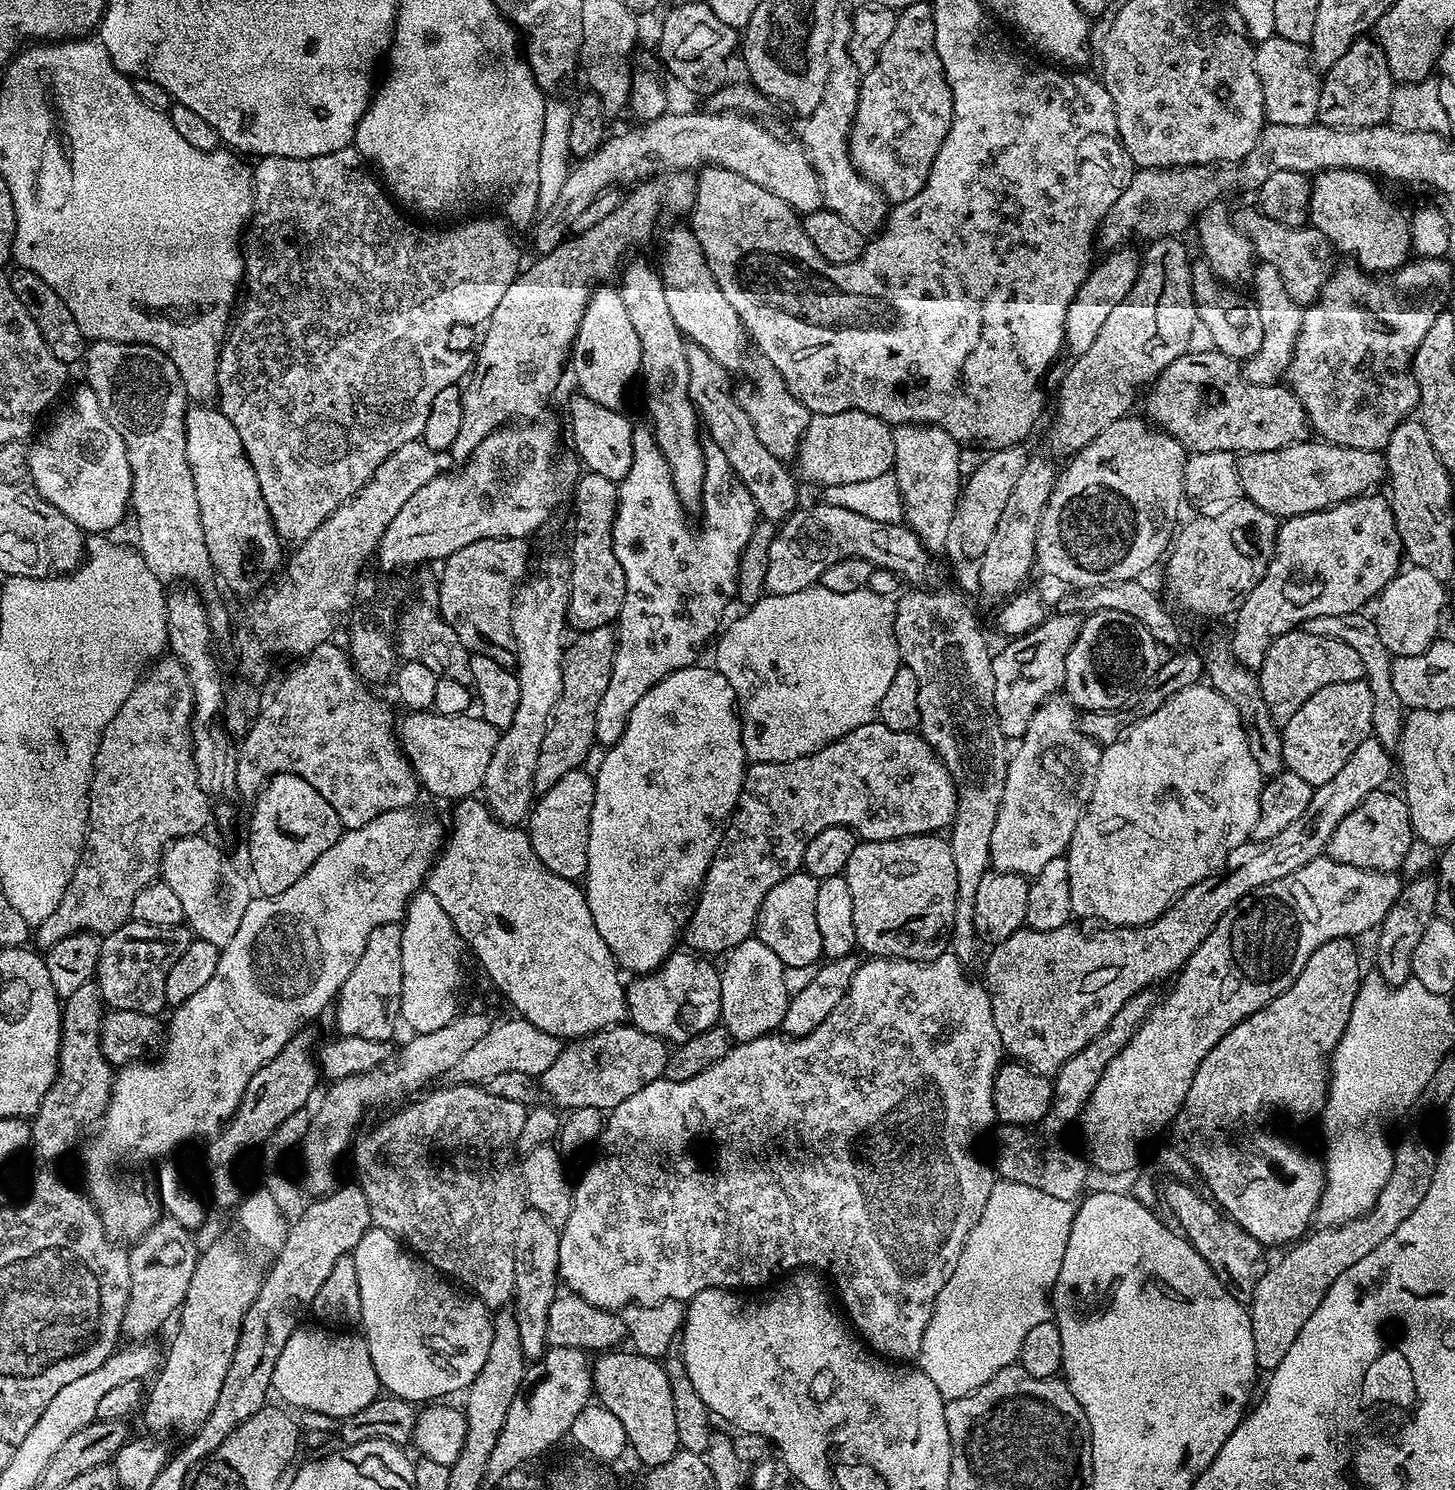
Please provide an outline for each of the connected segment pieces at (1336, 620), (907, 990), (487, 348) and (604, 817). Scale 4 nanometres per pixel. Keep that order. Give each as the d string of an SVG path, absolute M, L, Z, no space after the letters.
M1363 611L1350 614L1322 614L1318 618L1310 618L1302 625L1306 634L1322 634L1322 638L1334 638L1346 642L1362 657L1364 674L1372 691L1372 730L1375 739L1385 748L1392 750L1397 747L1400 731L1404 728L1406 709L1394 690L1394 682L1390 678L1393 657L1382 646L1382 638L1378 638L1378 626L1371 615L1364 616Z
M951 951L944 952L938 958L929 960L927 964L923 964L917 960L894 960L891 958L865 959L861 963L860 969L854 974L854 978L850 982L850 986L846 990L842 1002L838 1002L838 1006L834 1006L830 1018L826 1018L826 1022L822 1022L822 1026L818 1026L818 1030L810 1030L810 1034L795 1038L789 1038L783 1034L769 1034L737 1043L730 1050L730 1054L726 1054L726 1058L722 1058L722 1062L710 1066L710 1070L698 1074L698 1078L690 1078L690 1082L670 1082L663 1078L655 1080L654 1082L650 1082L650 1086L638 1090L638 1094L630 1094L630 1098L626 1098L626 1102L622 1102L617 1108L611 1109L606 1116L604 1131L598 1139L598 1147L600 1146L600 1149L597 1150L596 1157L585 1166L584 1173L580 1176L580 1181L575 1181L572 1189L570 1218L566 1218L566 1222L559 1229L558 1266L560 1267L560 1280L562 1281L563 1287L567 1291L578 1293L583 1300L599 1308L621 1310L627 1304L652 1305L661 1303L666 1299L687 1302L694 1299L699 1292L707 1288L752 1290L748 1288L756 1288L759 1284L769 1283L768 1285L771 1285L773 1283L772 1272L784 1274L789 1270L800 1270L805 1266L811 1266L813 1269L827 1274L830 1280L830 1275L832 1275L833 1281L831 1280L831 1283L834 1285L834 1288L834 1283L836 1283L837 1289L835 1288L835 1291L838 1293L839 1303L842 1305L847 1319L850 1321L853 1329L863 1337L873 1352L892 1362L915 1361L912 1359L915 1356L917 1359L921 1355L926 1326L930 1322L936 1301L939 1300L942 1294L942 1286L946 1286L950 1282L950 1278L958 1266L958 1254L962 1254L962 1248L964 1247L966 1238L971 1236L974 1226L982 1218L982 1210L986 1210L988 1199L990 1198L990 1190L994 1186L993 1169L989 1165L987 1168L976 1157L976 1139L988 1127L991 1129L998 1120L994 1104L995 1076L1002 1065L1002 1058L1000 1056L1003 1057L1005 1051L1002 1046L1002 1038L998 1038L998 1026L994 1026L994 1014L992 1013L992 1003L988 997L987 987L980 982L975 984L964 973L964 970L966 970L965 965Z
M688 170L665 172L637 183L629 192L632 193L629 196L627 193L620 205L606 214L606 218L602 218L602 222L598 222L590 230L565 238L557 248L536 258L540 260L534 261L529 268L527 265L517 275L516 281L506 286L506 294L502 294L498 306L494 306L494 314L486 321L483 329L485 332L482 332L482 339L474 352L475 364L468 376L468 385L465 383L462 388L462 427L458 429L458 438L454 438L454 446L450 449L450 456L460 460L456 462L467 461L472 451L492 432L511 425L517 418L528 418L531 417L528 416L531 412L543 410L544 403L559 386L564 372L566 376L572 343L576 340L580 323L586 314L588 299L594 289L611 281L608 279L612 275L613 279L621 271L629 255L627 252L635 244L651 238L652 231L656 228L656 219L663 214L664 208L669 208L672 212L687 213L696 205L696 176Z
M700 667L680 668L666 678L662 678L662 682L655 684L649 692L642 694L642 698L638 700L638 706L634 706L634 710L626 722L626 730L622 734L622 738L618 738L618 742L607 749L602 768L594 777L596 789L594 790L594 806L590 814L588 871L586 873L588 909L594 918L594 926L598 926L598 934L602 934L602 942L606 942L606 946L616 957L617 965L625 973L627 973L626 971L632 972L631 974L654 972L672 955L684 928L691 921L696 898L700 895L701 886L704 885L704 876L718 850L726 821L731 817L732 811L736 809L736 803L742 790L746 757L740 733L741 723L738 719L736 695L728 679L721 672L716 671L715 667Z

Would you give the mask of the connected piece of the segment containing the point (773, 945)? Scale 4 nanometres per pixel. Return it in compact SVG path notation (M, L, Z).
M799 871L782 878L760 903L755 939L761 940L784 963L785 969L816 964L824 956L822 933L818 930L818 888L820 881Z

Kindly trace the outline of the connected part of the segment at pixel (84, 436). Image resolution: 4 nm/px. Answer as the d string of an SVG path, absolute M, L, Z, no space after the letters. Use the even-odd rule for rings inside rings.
M81 386L76 397L42 432L31 441L28 449L27 475L32 487L46 502L50 502L50 506L58 506L58 510L77 524L81 532L111 533L111 528L118 527L124 515L129 515L132 471L126 458L126 442L122 442L118 430L108 426L92 389Z

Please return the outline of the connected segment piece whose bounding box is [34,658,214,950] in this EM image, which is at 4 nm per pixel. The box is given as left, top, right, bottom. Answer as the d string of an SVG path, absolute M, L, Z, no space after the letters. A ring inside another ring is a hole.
M167 659L155 661L156 669L137 683L130 698L122 702L118 714L114 714L102 734L100 749L92 763L92 785L88 787L88 835L84 837L84 851L66 886L66 894L62 894L62 902L58 902L58 910L35 925L34 940L41 944L41 949L62 942L62 938L70 934L107 934L128 923L138 890L161 875L165 847L182 836L203 833L208 820L210 824L213 819L213 801L200 789L192 757L190 678L179 660Z

